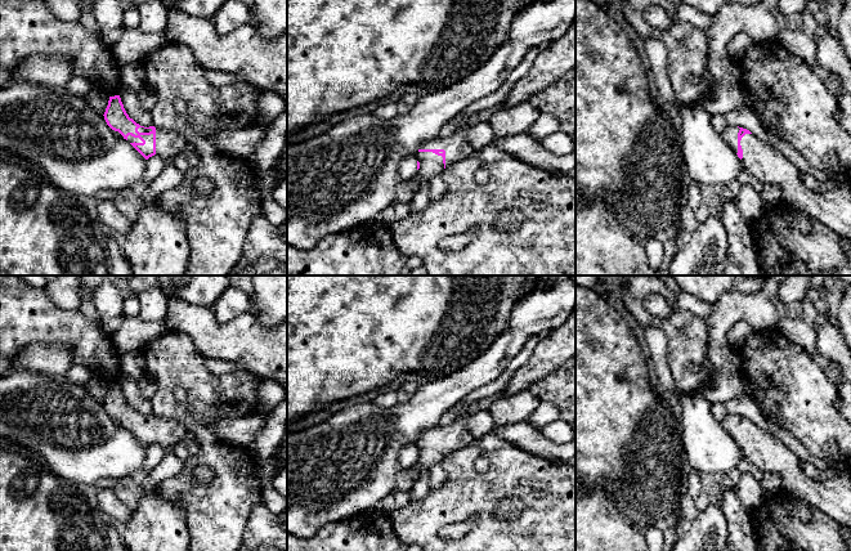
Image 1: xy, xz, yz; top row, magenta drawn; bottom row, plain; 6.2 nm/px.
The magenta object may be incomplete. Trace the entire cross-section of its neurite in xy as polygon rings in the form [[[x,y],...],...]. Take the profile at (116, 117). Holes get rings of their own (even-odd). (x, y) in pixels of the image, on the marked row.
[[[120,95],[109,97],[103,116],[107,125],[118,131],[145,160],[157,154],[166,161],[175,157],[185,145],[184,138],[175,131],[136,124],[126,113]]]

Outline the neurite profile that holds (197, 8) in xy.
[[[161,0],[167,10],[179,10],[193,17],[212,18],[225,0]]]

